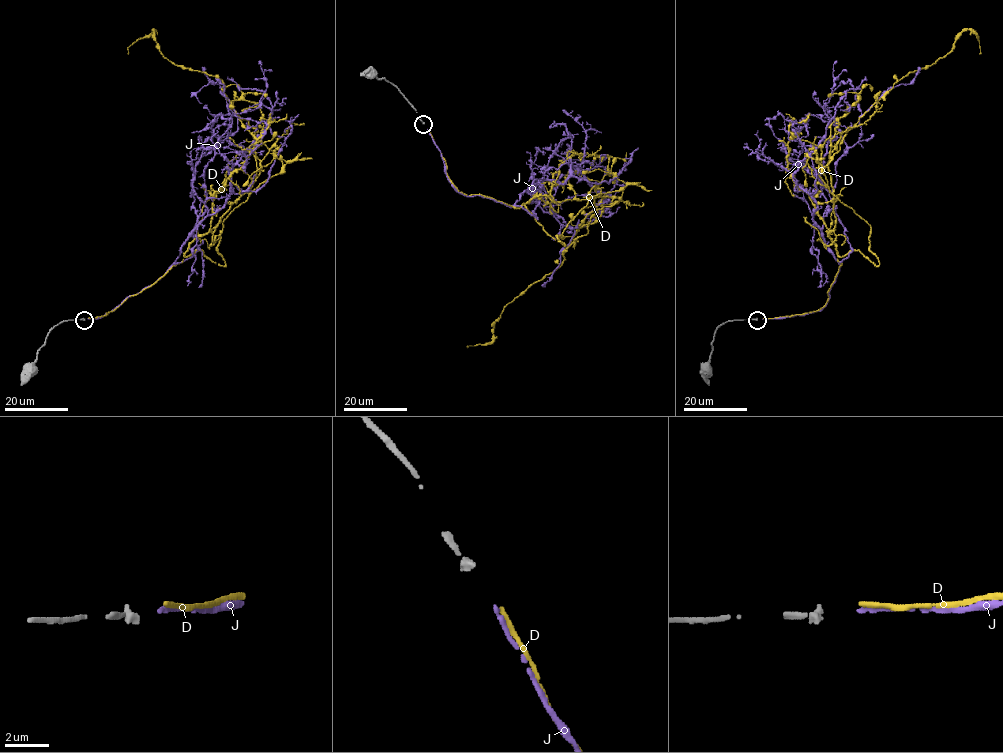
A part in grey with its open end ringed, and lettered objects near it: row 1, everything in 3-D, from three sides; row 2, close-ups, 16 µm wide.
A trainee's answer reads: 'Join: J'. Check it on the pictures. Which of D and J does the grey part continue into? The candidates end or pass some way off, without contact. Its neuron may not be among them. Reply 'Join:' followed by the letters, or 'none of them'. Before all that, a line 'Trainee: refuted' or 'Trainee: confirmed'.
Trainee: confirmed
Join: J

